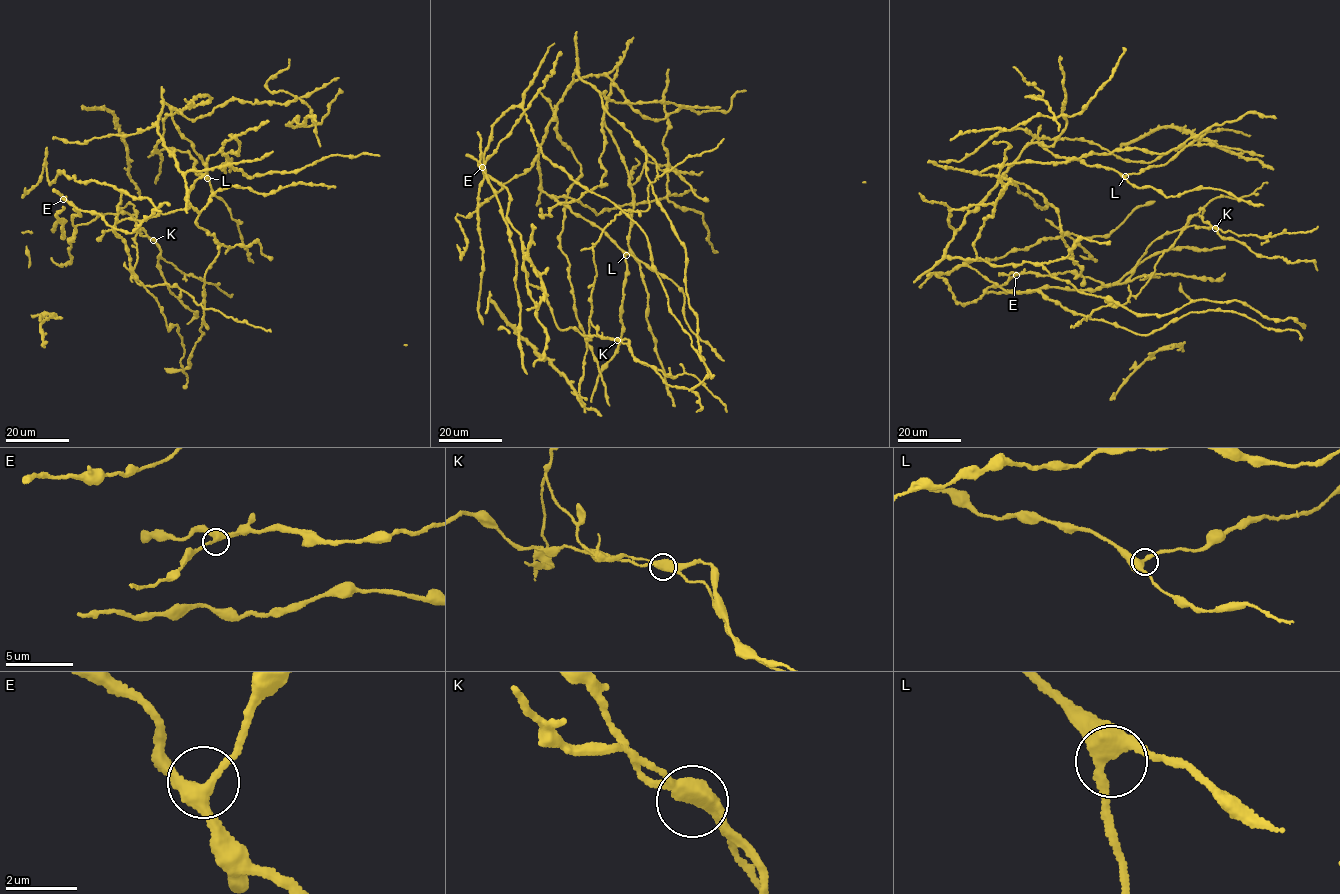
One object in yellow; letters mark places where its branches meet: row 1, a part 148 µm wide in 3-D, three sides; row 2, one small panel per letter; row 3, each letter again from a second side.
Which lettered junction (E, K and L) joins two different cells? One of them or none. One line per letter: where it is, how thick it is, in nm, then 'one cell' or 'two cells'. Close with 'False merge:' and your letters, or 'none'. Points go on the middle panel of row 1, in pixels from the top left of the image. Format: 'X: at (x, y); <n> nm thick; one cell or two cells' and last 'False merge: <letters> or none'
E: at (482, 167); 360 nm thick; one cell
K: at (617, 340); 400 nm thick; two cells
L: at (626, 255); 400 nm thick; one cell
False merge: K

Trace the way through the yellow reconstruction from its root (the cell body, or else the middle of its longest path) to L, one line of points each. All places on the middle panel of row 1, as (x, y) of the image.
L: (654, 192), (645, 149), (576, 70), (538, 149), (540, 184), (626, 255)

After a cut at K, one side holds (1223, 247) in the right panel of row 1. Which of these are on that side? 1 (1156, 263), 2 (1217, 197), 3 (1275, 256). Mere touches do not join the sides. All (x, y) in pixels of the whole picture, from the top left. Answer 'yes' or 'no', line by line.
1: no
2: no
3: yes

